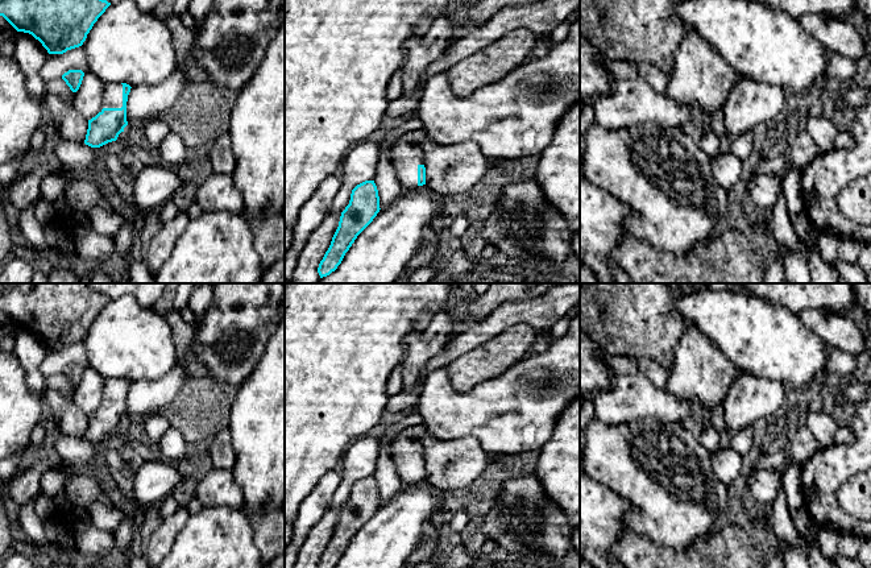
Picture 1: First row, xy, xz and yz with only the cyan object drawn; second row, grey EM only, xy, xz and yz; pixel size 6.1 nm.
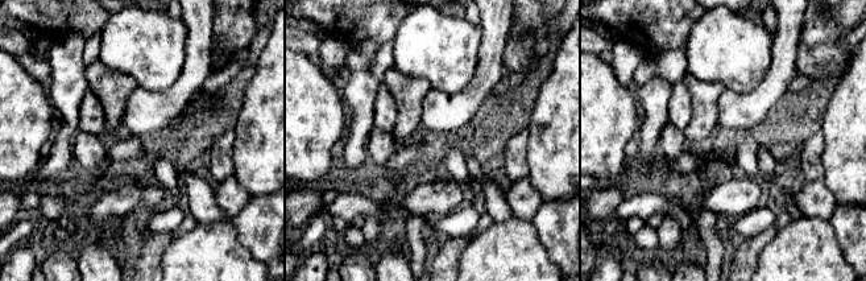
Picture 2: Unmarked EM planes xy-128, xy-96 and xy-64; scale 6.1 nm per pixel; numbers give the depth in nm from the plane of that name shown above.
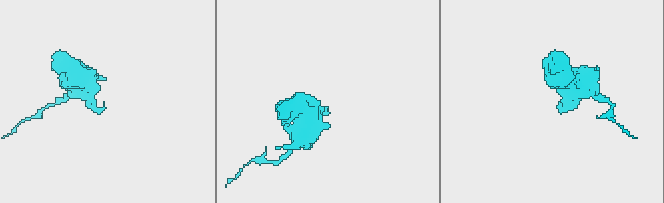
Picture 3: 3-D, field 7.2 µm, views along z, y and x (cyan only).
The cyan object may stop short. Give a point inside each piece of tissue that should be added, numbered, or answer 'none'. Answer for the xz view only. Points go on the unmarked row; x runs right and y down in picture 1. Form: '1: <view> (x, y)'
1: xz (407, 447)

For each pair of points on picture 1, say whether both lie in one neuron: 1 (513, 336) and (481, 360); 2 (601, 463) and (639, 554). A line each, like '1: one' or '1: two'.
1: one
2: two

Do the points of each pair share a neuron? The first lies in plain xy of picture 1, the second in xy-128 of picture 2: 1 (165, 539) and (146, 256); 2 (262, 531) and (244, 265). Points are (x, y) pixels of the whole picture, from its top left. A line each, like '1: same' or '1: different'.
1: same
2: different

